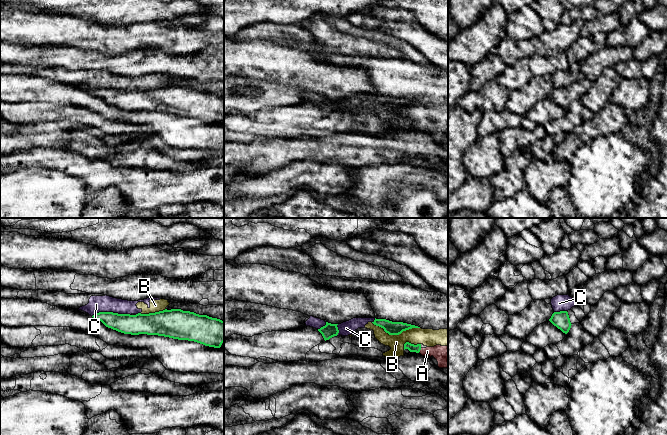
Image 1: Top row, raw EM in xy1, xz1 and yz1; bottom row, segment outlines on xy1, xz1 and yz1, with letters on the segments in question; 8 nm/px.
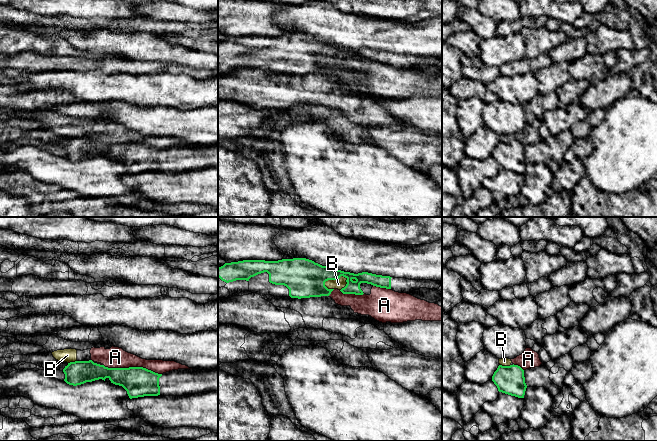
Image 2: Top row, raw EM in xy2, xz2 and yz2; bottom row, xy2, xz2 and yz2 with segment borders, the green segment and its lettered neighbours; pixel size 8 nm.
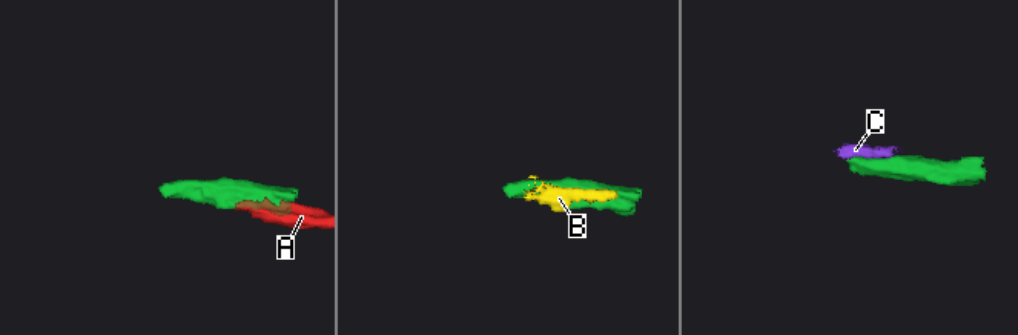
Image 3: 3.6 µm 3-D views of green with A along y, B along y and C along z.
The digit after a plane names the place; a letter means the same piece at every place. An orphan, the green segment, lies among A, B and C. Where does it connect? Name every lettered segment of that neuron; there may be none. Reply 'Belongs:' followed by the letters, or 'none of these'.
Belongs: none of these

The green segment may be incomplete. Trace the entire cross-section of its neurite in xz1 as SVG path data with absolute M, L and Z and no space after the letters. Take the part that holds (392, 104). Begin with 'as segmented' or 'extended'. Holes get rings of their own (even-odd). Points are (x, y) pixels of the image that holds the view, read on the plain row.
as segmented; M376 95L372 98L374 101L379 102L384 105L386 109L389 111L399 111L403 107L412 105L412 104L420 104L415 101L403 99L403 98L392 98L386 95Z

